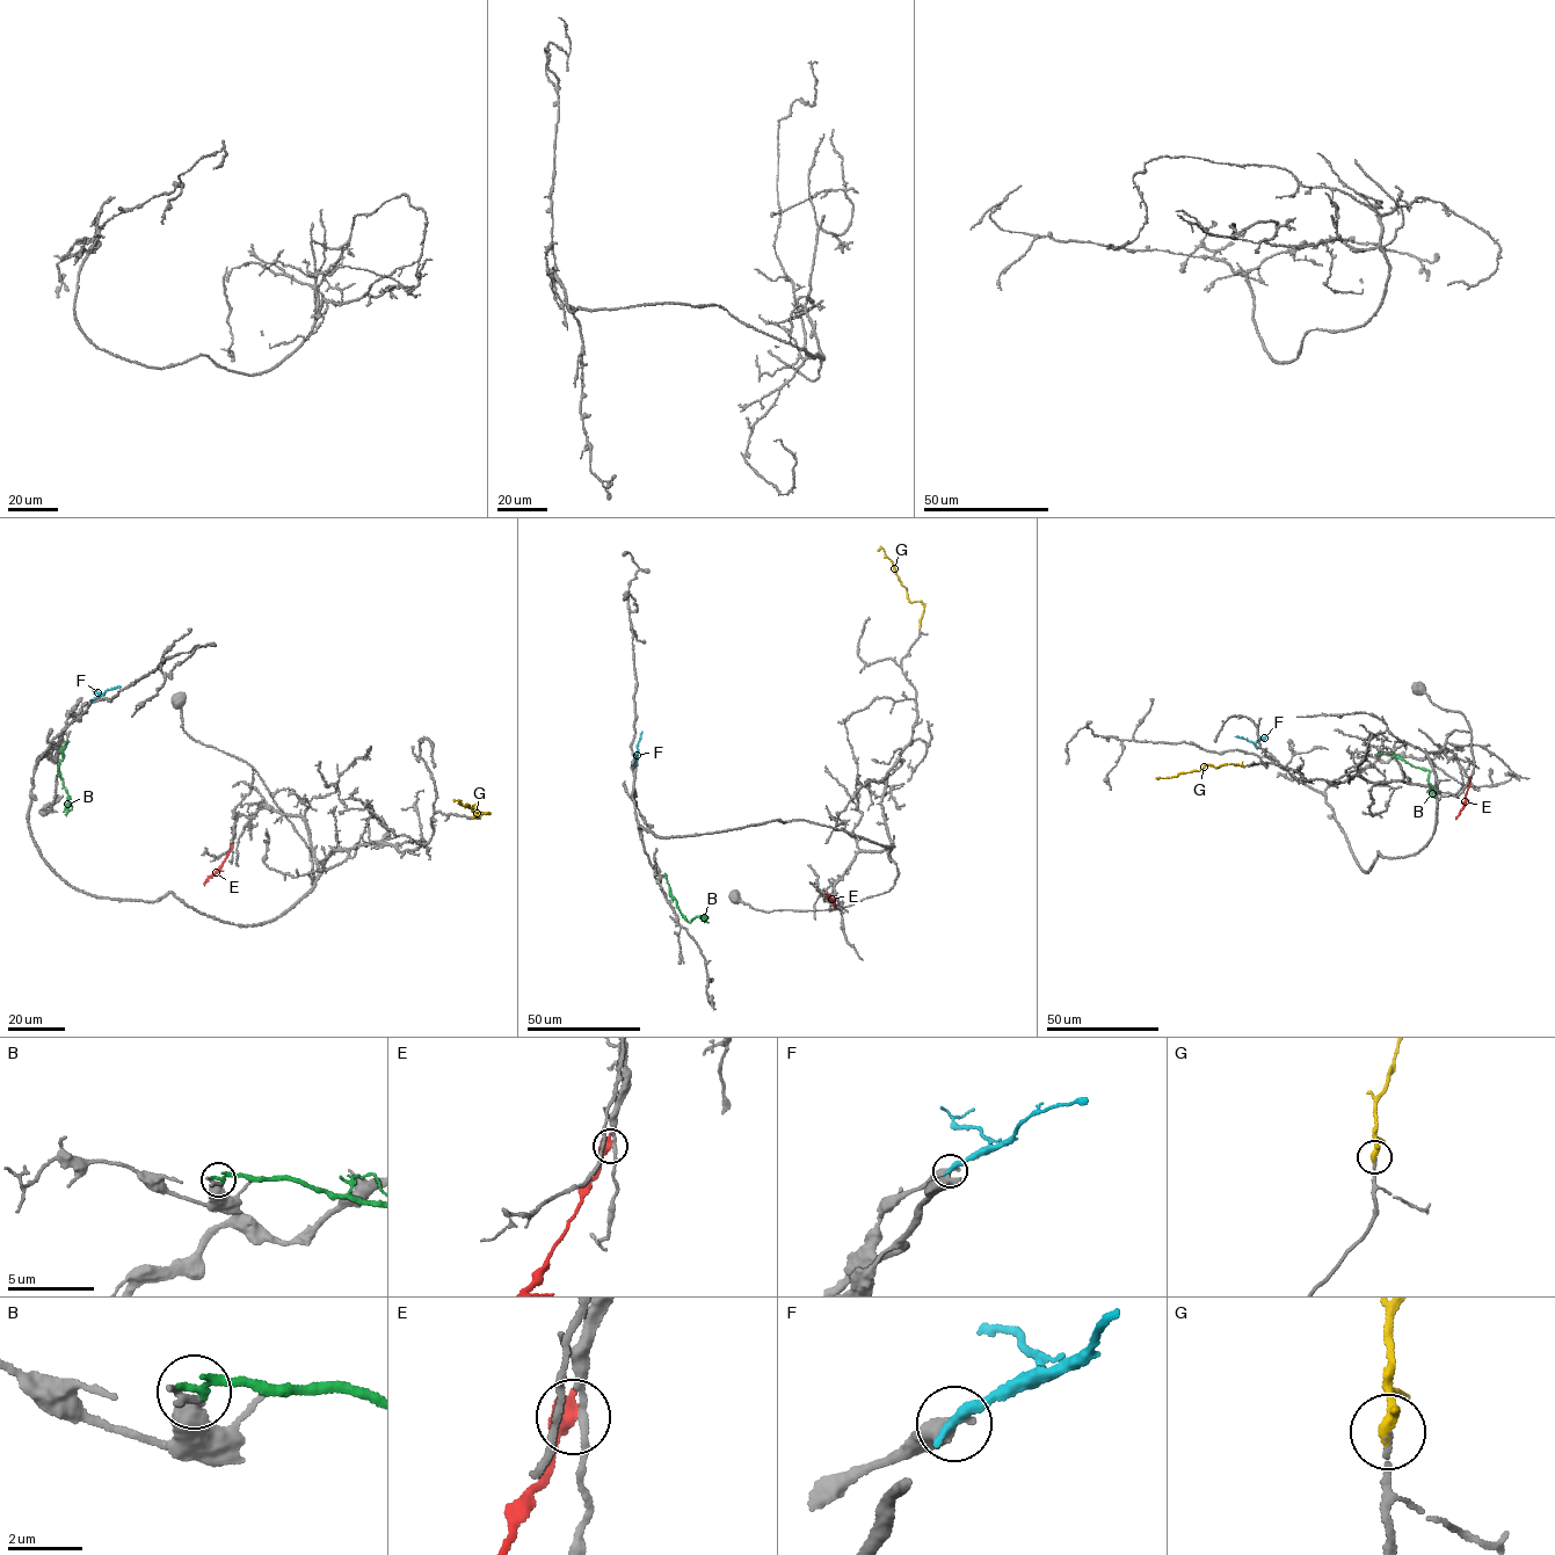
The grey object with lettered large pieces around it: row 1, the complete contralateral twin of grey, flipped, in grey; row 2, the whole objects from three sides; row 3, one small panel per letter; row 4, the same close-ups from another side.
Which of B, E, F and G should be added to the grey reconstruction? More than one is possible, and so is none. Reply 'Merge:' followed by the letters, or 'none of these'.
Merge: G

